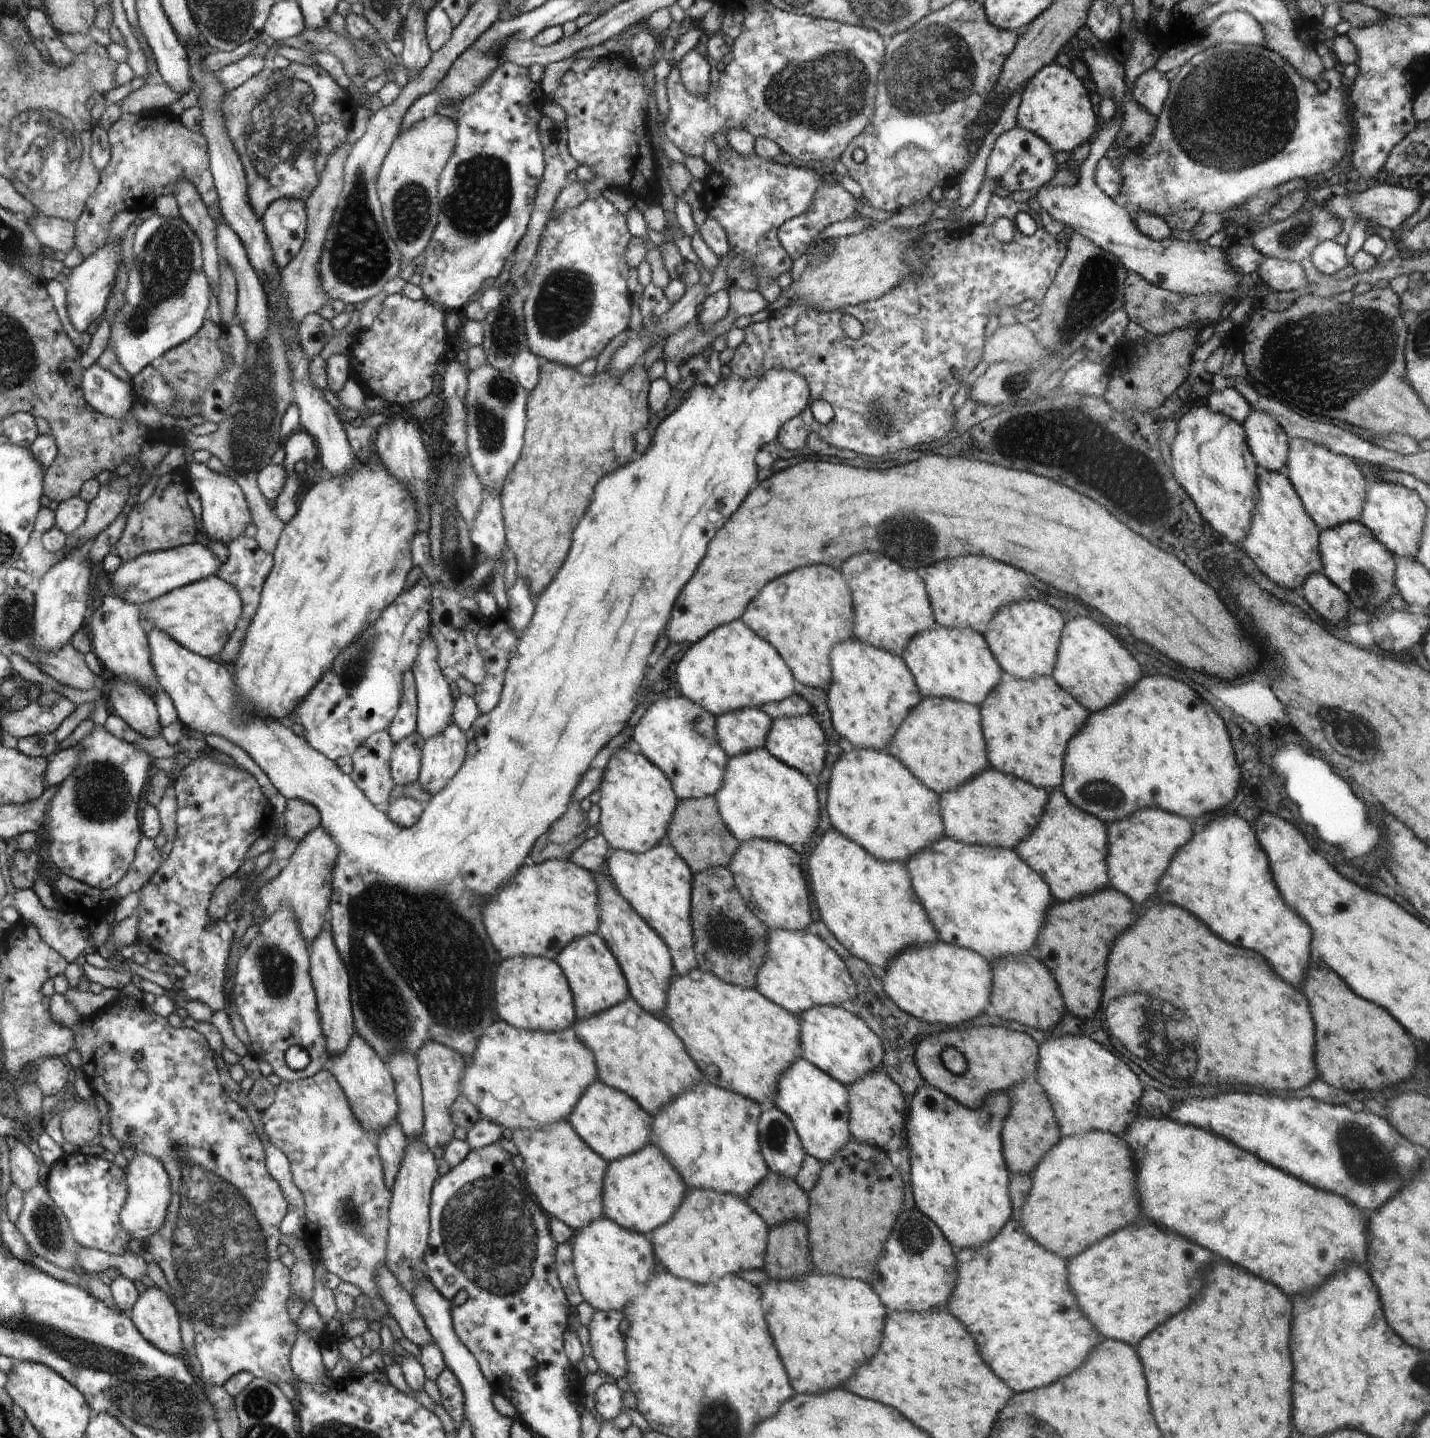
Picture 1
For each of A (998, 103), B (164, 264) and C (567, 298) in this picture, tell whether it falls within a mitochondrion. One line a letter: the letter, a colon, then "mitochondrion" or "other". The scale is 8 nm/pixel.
A: other
B: mitochondrion
C: mitochondrion

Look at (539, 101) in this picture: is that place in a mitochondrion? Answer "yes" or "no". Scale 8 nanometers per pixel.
no

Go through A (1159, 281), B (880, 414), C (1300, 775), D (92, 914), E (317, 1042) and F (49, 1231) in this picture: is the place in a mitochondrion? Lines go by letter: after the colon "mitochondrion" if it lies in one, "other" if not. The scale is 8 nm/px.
A: other
B: mitochondrion
C: other
D: other
E: other
F: mitochondrion

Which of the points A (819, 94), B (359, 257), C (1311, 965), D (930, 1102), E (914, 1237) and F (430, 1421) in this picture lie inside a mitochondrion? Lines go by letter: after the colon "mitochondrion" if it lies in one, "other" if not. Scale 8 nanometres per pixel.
A: mitochondrion
B: mitochondrion
C: other
D: other
E: mitochondrion
F: other

